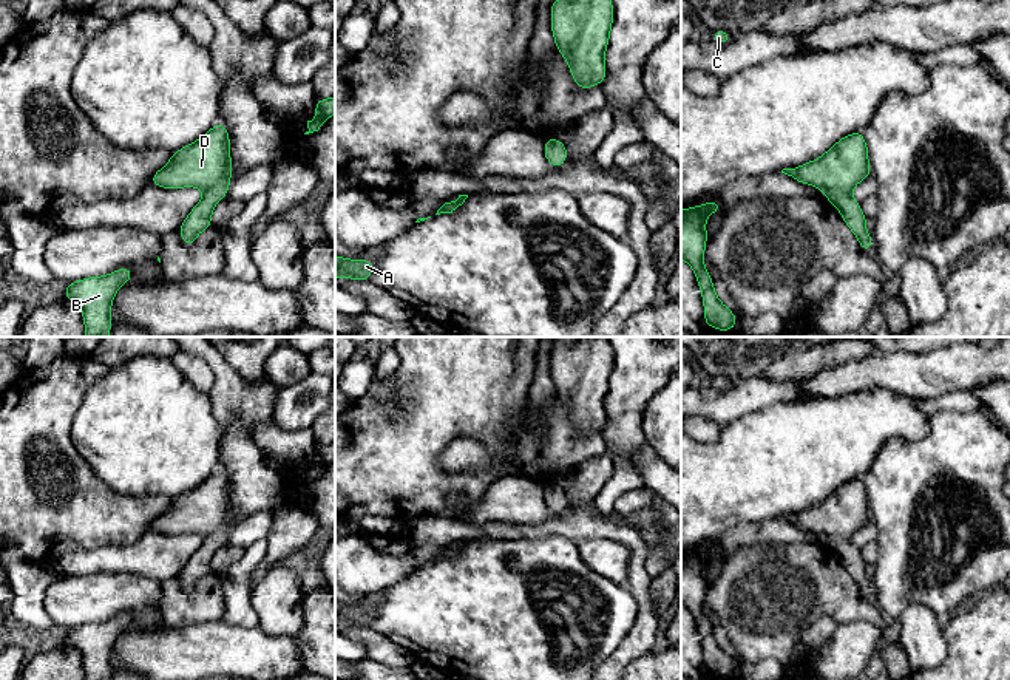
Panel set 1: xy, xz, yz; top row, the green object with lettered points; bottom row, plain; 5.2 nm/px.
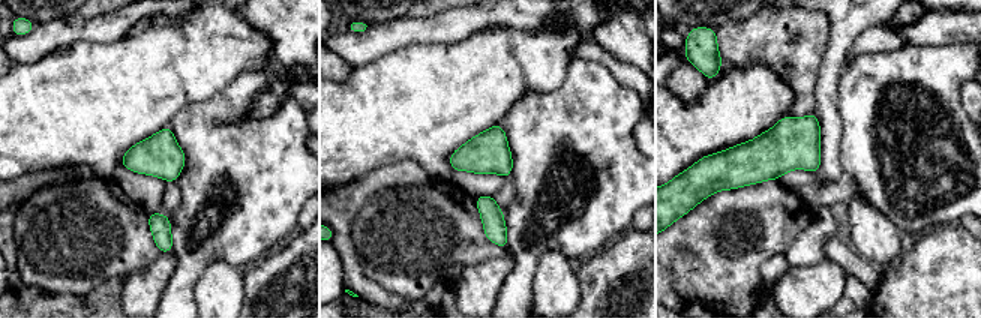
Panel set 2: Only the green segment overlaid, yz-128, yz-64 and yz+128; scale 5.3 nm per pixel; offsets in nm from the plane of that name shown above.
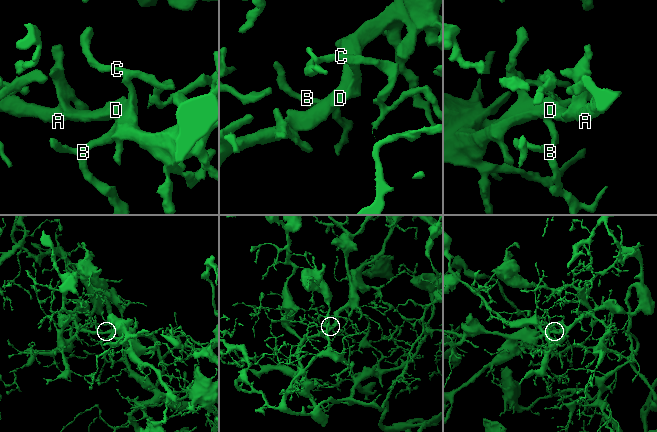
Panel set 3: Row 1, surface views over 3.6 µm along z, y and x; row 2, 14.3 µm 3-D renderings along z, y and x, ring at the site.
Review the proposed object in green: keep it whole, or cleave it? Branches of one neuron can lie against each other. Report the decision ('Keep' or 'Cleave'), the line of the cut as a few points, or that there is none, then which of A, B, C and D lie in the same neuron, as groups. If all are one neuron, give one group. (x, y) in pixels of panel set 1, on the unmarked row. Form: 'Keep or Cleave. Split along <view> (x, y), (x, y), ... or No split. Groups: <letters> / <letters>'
Keep. No split. Groups: A B C D

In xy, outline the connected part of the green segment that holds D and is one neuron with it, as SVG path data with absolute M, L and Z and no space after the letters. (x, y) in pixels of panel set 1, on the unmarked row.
M218 468L198 487L171 499L170 507L151 522L150 530L162 535L198 533L204 538L202 546L178 575L187 593L213 570L212 556L227 542L232 525L229 496L229 478Z

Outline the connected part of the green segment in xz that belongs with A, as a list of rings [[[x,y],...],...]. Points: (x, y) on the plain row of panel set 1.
[[[335,601],[335,624],[368,627],[374,617],[372,606],[349,606]]]

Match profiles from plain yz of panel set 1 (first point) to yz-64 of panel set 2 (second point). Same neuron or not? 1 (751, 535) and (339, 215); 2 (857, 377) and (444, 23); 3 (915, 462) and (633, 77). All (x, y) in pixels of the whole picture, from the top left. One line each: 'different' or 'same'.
1: same
2: same
3: different

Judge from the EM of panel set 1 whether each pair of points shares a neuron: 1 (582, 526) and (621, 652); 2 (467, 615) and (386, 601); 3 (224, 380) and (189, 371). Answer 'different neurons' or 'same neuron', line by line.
1: same neuron
2: same neuron
3: different neurons

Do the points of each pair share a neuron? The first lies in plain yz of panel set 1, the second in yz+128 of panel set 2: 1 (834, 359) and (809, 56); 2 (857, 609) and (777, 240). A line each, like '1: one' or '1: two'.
1: one
2: one

